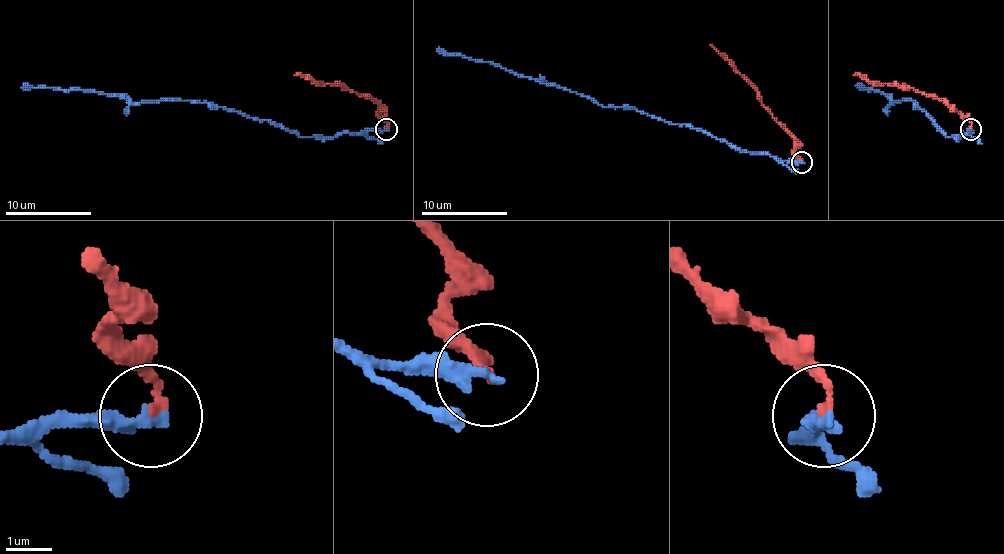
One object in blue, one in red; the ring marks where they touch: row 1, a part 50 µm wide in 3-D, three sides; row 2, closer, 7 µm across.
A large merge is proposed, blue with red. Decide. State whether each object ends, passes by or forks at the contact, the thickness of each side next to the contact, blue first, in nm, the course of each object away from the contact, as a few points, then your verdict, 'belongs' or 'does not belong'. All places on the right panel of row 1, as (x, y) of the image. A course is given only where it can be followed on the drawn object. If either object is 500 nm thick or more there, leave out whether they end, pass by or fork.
blue ends there; red ends there; 340 nm thick on the blue side, 160 nm on the other; blue runs (971, 128), (961, 137), (948, 137), (915, 100), (894, 103), (885, 94), (857, 88); red runs (971, 128), (963, 115), (941, 100), (911, 88), (870, 83), (864, 77), (853, 75); does not belong

